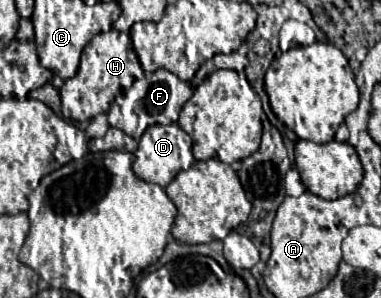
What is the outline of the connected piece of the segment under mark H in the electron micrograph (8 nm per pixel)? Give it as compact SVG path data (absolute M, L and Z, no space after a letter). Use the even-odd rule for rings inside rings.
M111 29L109 33L99 33L85 47L77 75L67 79L59 89L63 117L89 121L99 113L107 113L113 99L129 89L135 80L143 77L144 71L133 50L129 33L121 33L115 29ZM101 41L103 41L103 47L101 47Z

